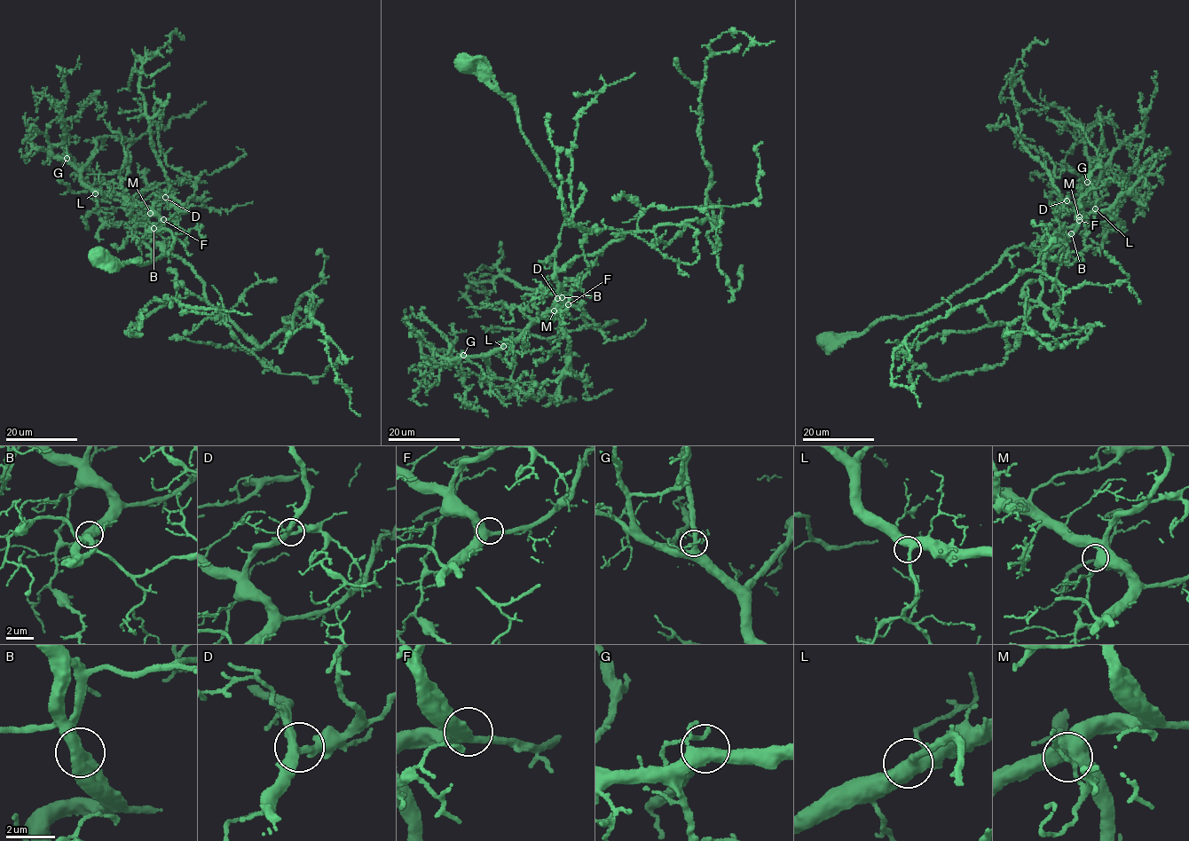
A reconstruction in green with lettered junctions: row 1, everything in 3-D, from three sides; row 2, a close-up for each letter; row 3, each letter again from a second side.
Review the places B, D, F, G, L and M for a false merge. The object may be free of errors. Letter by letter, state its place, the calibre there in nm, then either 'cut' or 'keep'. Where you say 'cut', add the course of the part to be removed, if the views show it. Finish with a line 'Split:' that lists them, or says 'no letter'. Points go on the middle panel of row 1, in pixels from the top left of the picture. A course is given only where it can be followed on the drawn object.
B: (562, 297) | 600 nm | keep
D: (557, 298) | 320 nm | keep
F: (568, 304) | 420 nm | keep
G: (463, 355) | 400 nm | keep
L: (503, 346) | 440 nm | keep
M: (554, 310) | 600 nm | keep
Split: no letter

